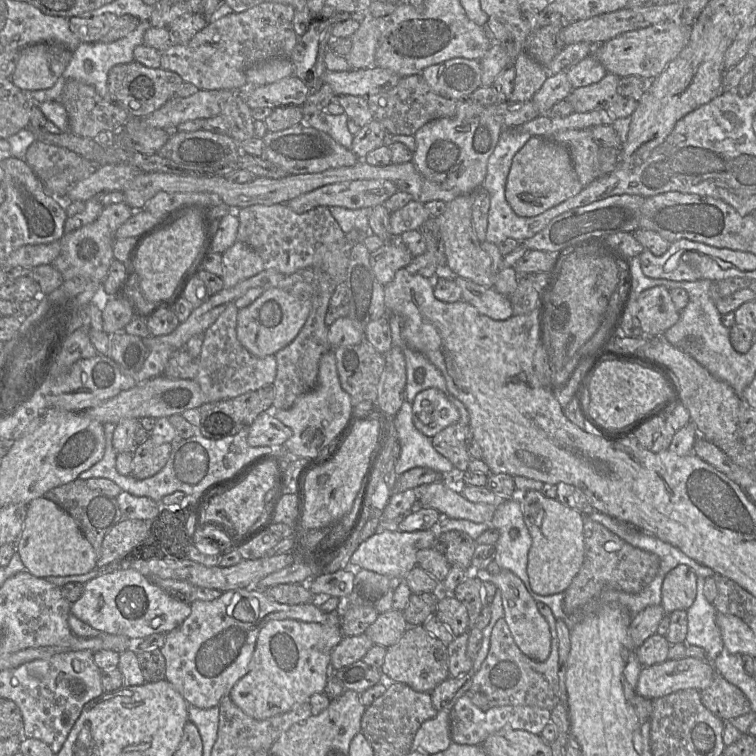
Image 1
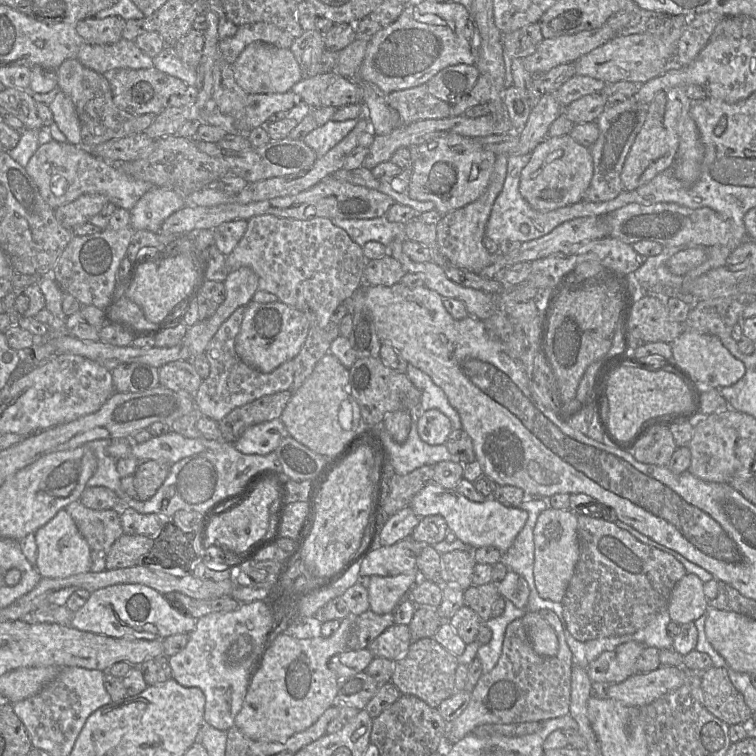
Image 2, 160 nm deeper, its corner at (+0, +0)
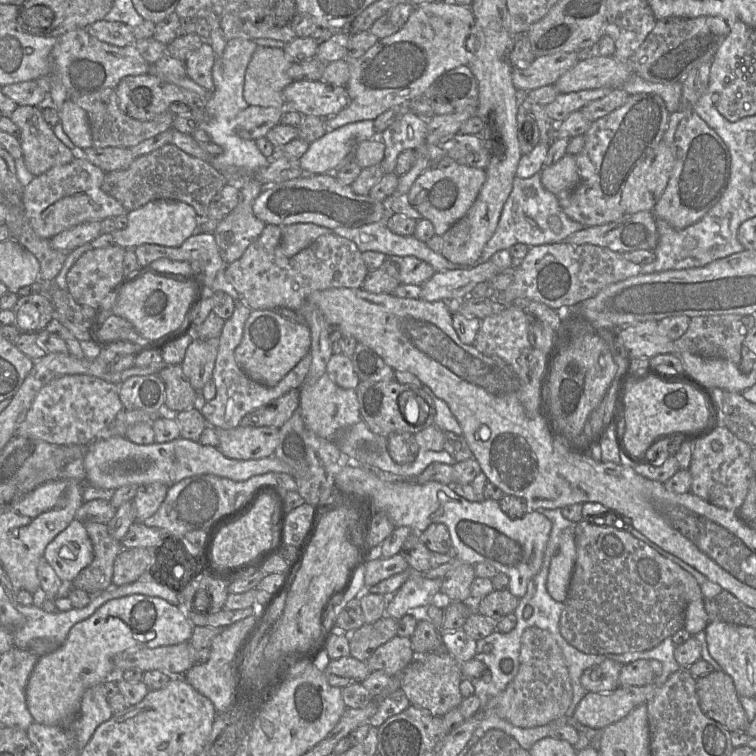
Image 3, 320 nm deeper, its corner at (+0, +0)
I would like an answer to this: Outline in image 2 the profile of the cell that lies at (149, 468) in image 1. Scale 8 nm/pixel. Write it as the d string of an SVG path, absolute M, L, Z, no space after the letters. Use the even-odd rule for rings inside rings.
M148 460L139 462L134 474L138 500L146 501L155 495L168 476L170 466L165 462Z

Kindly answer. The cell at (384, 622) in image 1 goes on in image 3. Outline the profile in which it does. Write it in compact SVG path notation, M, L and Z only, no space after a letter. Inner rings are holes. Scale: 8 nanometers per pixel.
M396 635L378 647L366 663L370 671L383 671L393 677L398 676L415 656L411 638Z

